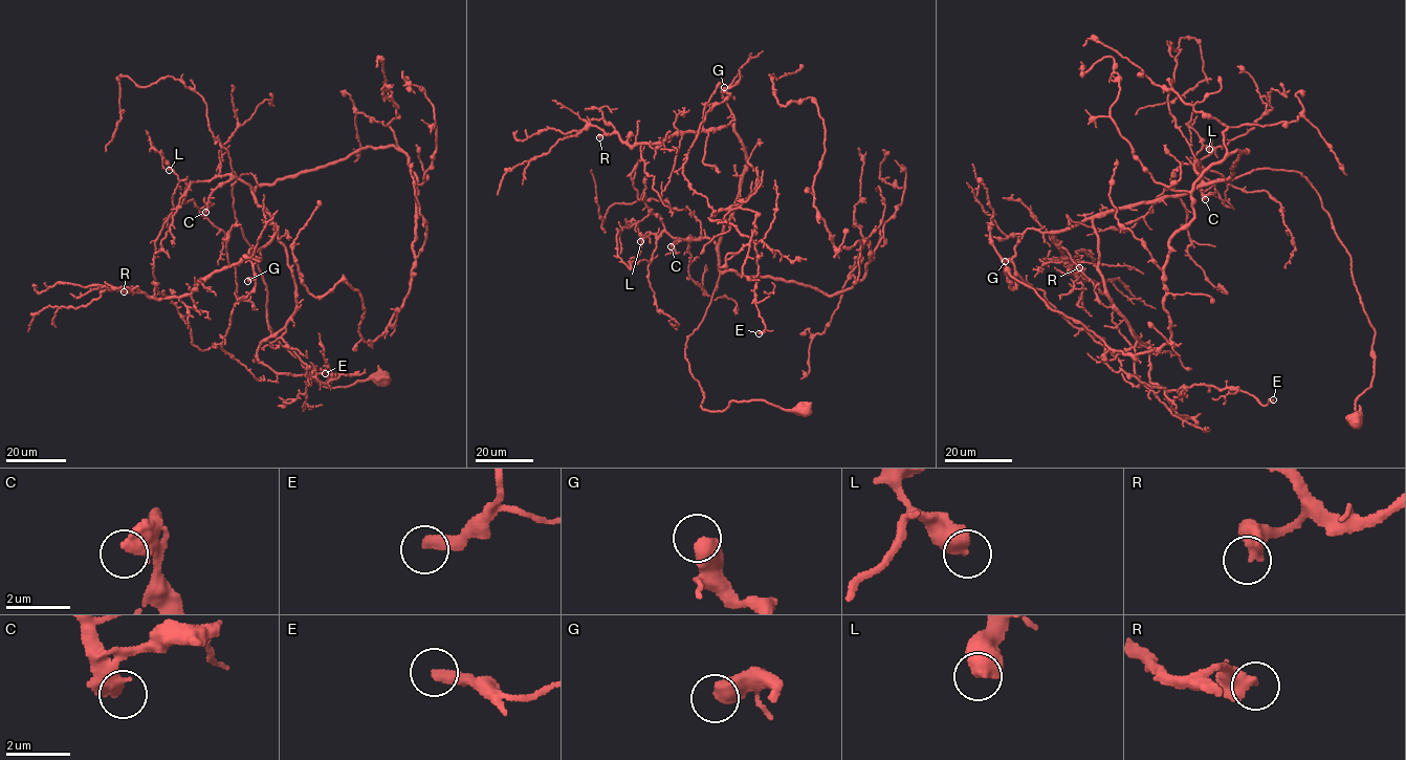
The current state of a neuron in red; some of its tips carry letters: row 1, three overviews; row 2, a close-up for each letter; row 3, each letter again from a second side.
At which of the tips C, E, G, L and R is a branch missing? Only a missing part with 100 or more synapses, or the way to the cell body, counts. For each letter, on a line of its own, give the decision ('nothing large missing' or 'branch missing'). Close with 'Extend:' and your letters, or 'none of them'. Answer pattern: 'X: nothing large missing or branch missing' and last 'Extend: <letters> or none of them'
C: branch missing
E: nothing large missing
G: nothing large missing
L: nothing large missing
R: nothing large missing
Extend: C

